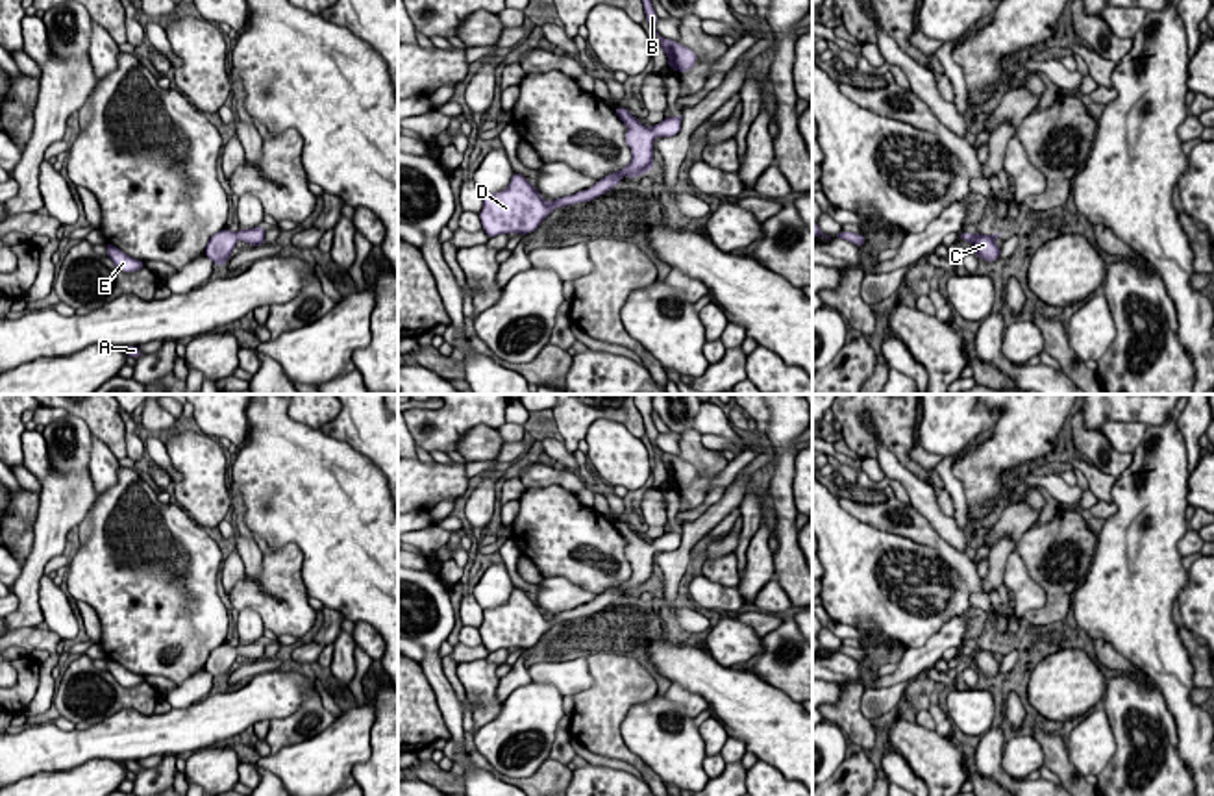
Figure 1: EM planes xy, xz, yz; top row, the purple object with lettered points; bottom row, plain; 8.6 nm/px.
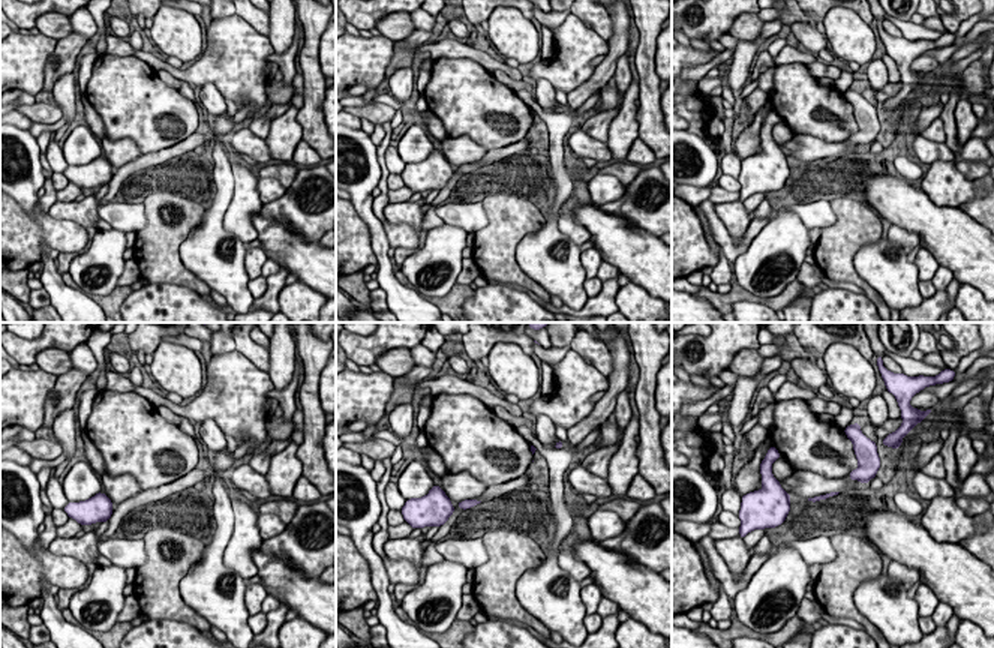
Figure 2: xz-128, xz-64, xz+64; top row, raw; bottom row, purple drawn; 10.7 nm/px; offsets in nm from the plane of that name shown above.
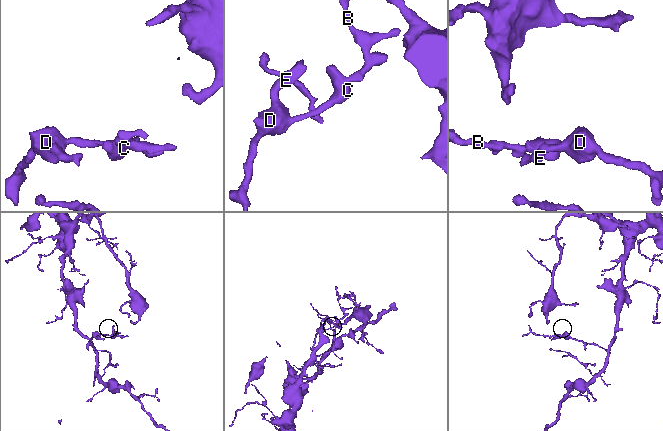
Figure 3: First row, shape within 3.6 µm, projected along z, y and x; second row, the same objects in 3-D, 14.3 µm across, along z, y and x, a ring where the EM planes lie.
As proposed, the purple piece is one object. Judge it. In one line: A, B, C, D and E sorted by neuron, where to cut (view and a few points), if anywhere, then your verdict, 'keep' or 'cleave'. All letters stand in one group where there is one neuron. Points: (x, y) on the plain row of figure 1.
A B C D E; no cut; keep

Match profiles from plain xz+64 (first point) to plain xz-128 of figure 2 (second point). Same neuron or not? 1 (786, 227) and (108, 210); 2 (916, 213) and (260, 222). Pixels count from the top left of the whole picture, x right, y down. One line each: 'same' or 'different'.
1: different
2: same

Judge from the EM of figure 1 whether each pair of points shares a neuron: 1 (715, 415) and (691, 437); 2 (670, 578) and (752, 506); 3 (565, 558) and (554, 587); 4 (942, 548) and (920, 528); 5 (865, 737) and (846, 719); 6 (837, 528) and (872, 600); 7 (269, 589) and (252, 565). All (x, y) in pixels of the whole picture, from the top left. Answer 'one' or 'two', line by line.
1: two
2: two
3: two
4: one
5: one
6: one
7: two

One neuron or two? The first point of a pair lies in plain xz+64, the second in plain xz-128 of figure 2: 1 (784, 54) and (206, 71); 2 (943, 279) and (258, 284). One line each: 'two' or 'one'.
1: one
2: two

